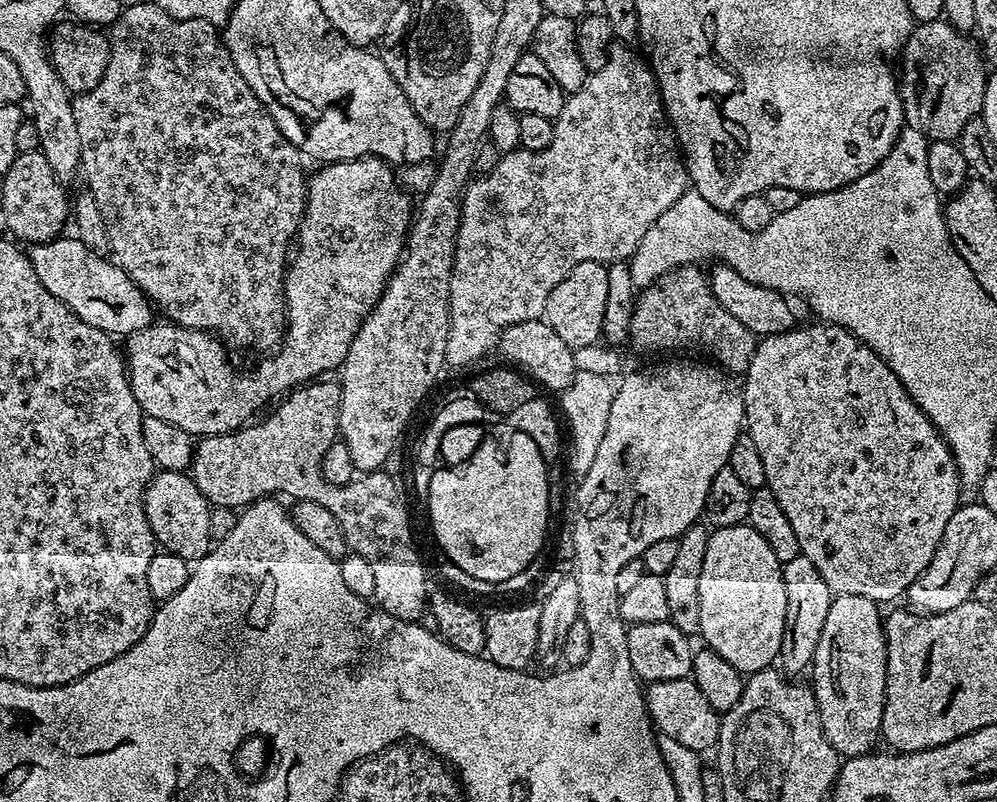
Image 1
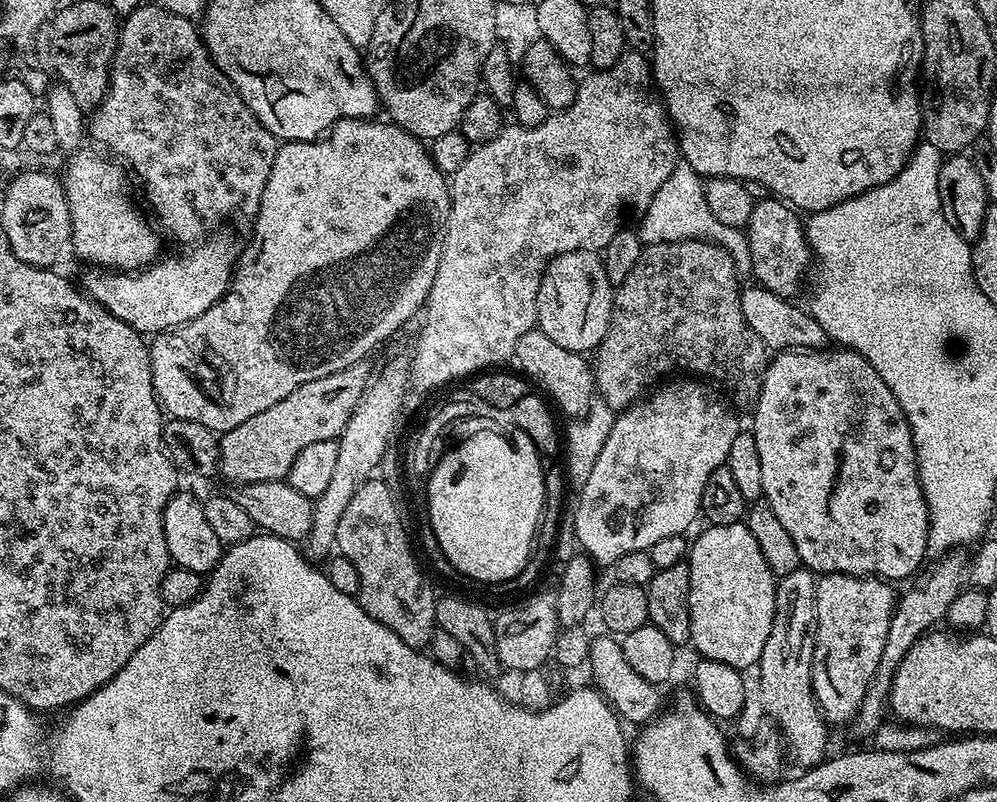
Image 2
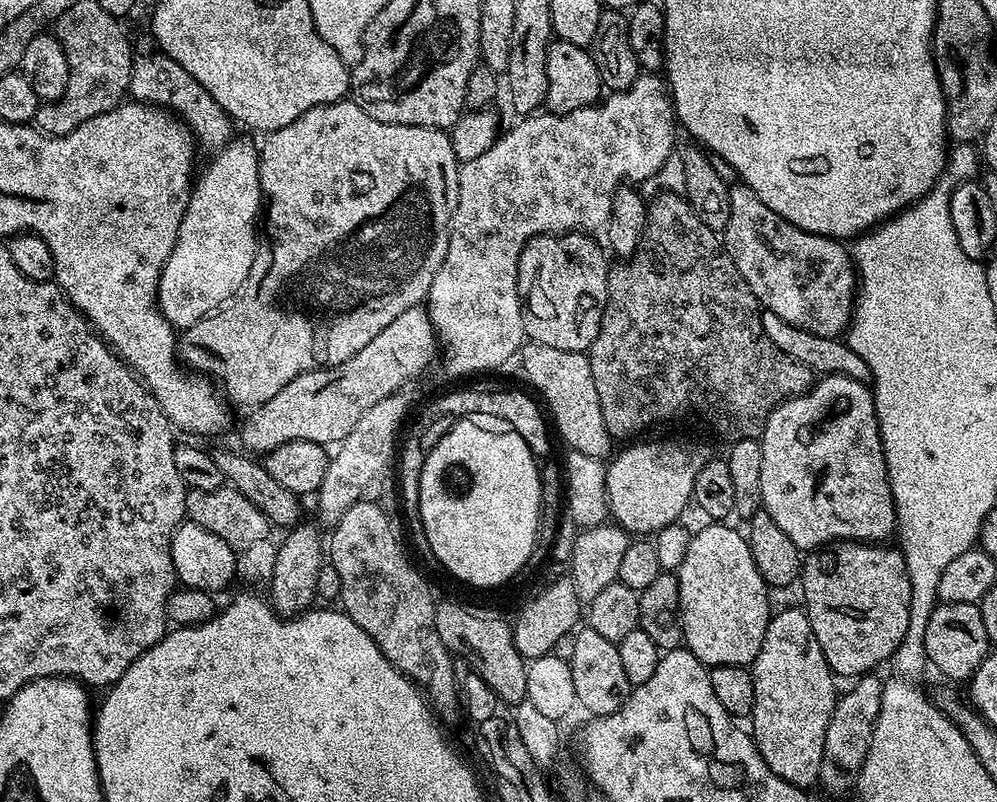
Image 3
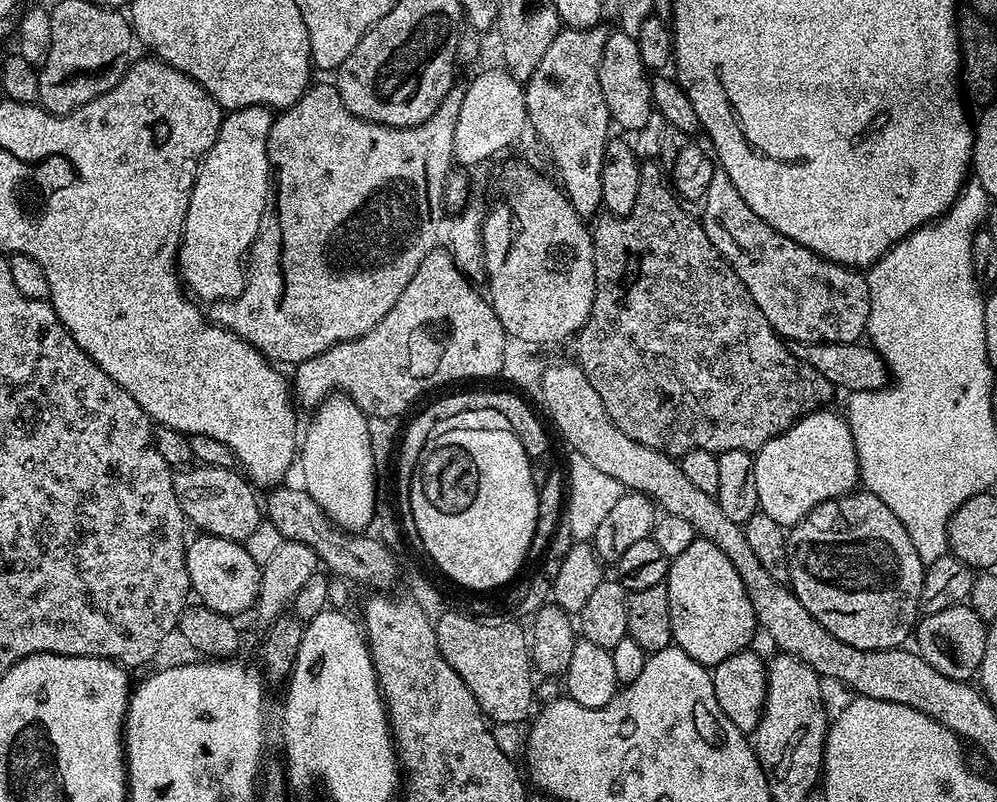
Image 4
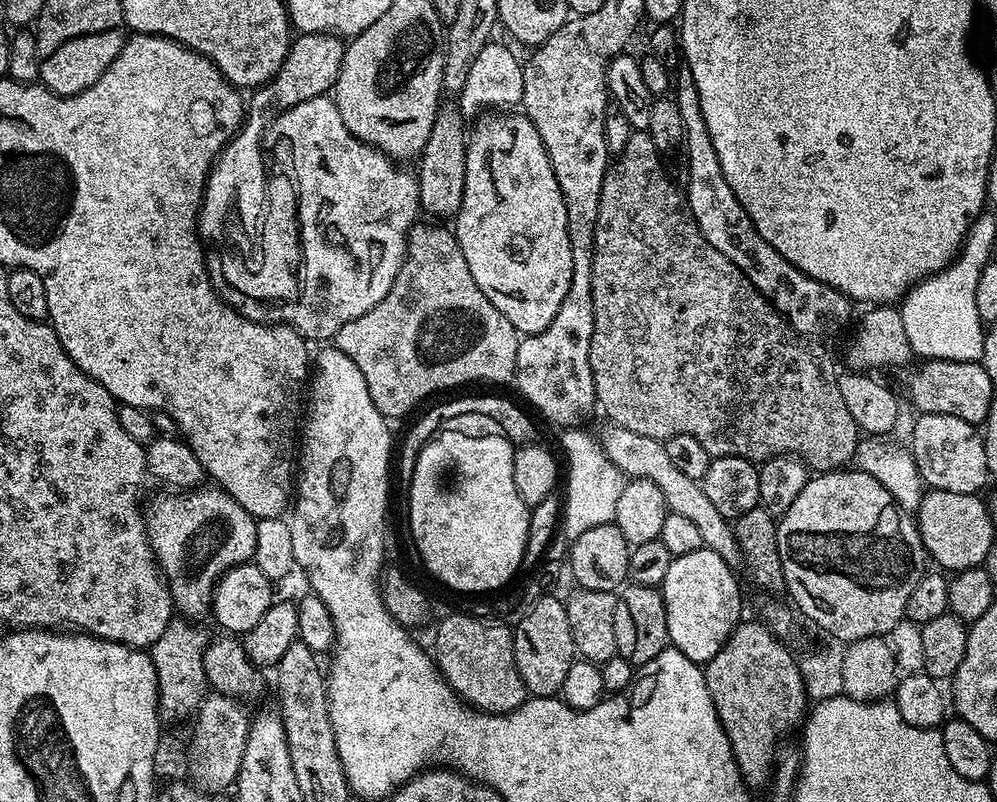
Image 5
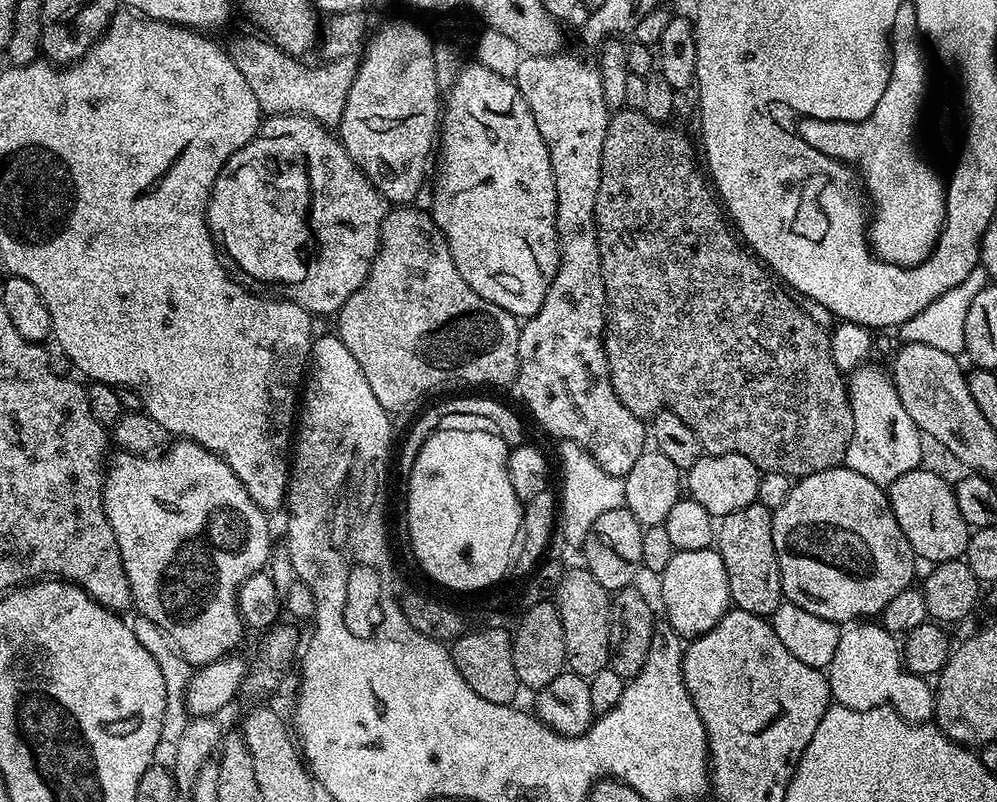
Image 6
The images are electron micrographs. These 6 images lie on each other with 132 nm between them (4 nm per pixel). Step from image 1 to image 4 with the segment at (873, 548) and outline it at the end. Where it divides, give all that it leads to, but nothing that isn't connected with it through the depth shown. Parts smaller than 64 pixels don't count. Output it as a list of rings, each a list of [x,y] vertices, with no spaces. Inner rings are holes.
[[[832,410],[812,412],[802,417],[782,434],[772,436],[770,442],[763,444],[754,454],[754,486],[758,486],[759,511],[774,518],[774,522],[785,526],[797,524],[819,504],[851,493],[860,484],[860,467],[852,430],[841,413],[839,416],[836,412],[828,411]]]

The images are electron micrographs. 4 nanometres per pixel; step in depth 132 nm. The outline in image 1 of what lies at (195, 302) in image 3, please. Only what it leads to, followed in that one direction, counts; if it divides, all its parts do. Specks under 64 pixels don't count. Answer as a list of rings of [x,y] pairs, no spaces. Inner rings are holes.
[[[79,238],[47,240],[27,249],[38,282],[65,304],[82,322],[108,333],[113,338],[127,338],[154,320],[154,305],[141,288],[111,259],[90,251]]]

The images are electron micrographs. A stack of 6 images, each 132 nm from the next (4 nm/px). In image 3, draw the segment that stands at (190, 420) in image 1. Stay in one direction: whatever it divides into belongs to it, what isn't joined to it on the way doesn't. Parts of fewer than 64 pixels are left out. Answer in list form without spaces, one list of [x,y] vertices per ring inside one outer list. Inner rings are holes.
[[[351,98],[314,106],[306,110],[306,114],[290,122],[290,126],[282,126],[278,130],[267,133],[263,140],[264,145],[261,143],[258,148],[260,190],[266,201],[268,236],[272,239],[272,265],[268,268],[264,289],[249,300],[237,299],[229,303],[226,310],[217,310],[210,316],[202,317],[196,324],[183,329],[178,336],[179,359],[189,369],[215,381],[222,389],[223,395],[233,405],[234,403],[248,404],[247,406],[264,404],[270,398],[274,398],[276,393],[272,380],[280,384],[294,382],[298,374],[315,368],[332,368],[335,364],[354,358],[354,354],[358,354],[358,350],[362,350],[366,342],[382,334],[382,330],[386,330],[386,326],[390,326],[390,322],[394,322],[398,314],[417,307],[427,297],[430,286],[434,282],[434,274],[438,274],[446,258],[448,229],[452,227],[452,215],[458,202],[458,186],[460,185],[460,164],[454,154],[452,137],[445,129],[378,122],[370,118],[366,110],[362,110],[362,106],[358,106]]]

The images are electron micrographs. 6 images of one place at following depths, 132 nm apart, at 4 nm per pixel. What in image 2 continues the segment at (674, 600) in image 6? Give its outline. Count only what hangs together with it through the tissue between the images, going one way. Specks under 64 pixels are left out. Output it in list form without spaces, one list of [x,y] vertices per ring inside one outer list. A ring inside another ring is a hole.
[[[747,523],[738,524],[713,524],[705,527],[705,532],[697,540],[691,541],[686,557],[686,563],[690,570],[690,641],[691,647],[696,647],[703,659],[714,662],[726,662],[726,666],[747,670],[748,667],[759,665],[762,646],[766,646],[766,638],[770,638],[770,626],[774,622],[774,610],[776,609],[776,582],[777,577],[772,575],[770,566],[766,566],[766,558],[762,558],[762,550],[758,550],[758,542],[754,542],[754,534],[750,534]]]

